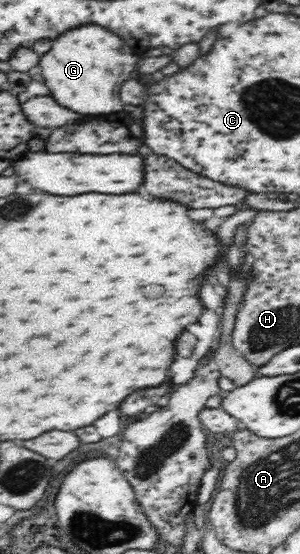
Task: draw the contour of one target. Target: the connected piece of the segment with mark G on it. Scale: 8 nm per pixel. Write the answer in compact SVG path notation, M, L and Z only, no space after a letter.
M94 23L70 28L52 40L52 48L40 56L42 76L50 94L62 106L86 114L108 114L122 111L124 103L119 98L120 84L130 78L140 55L132 47L124 46L124 39L112 34L102 25Z

